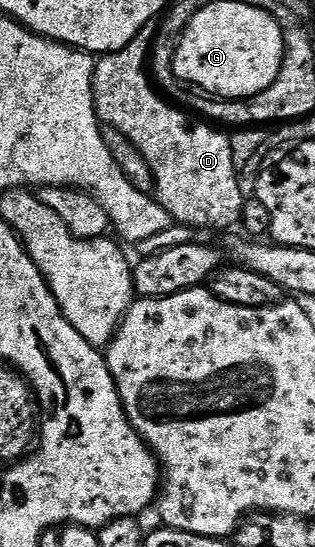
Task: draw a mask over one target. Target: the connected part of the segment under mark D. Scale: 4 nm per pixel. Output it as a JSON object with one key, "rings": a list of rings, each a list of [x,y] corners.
{"rings":[[[153,23],[143,26],[136,34],[136,38],[132,38],[132,42],[128,42],[128,46],[124,46],[115,52],[107,52],[95,63],[94,66],[94,108],[98,112],[98,119],[103,125],[109,126],[122,132],[136,146],[136,150],[146,159],[150,172],[154,175],[152,185],[153,195],[156,197],[158,205],[164,210],[168,210],[171,221],[187,224],[190,228],[226,228],[229,224],[237,225],[242,215],[243,195],[240,190],[240,182],[236,174],[236,166],[232,166],[232,146],[230,145],[230,136],[225,131],[219,130],[215,125],[209,122],[203,122],[201,119],[195,118],[191,113],[183,110],[181,107],[175,106],[171,101],[163,98],[157,87],[152,83],[151,77],[148,75],[148,57],[151,55],[152,47],[150,43],[154,40]]]}

